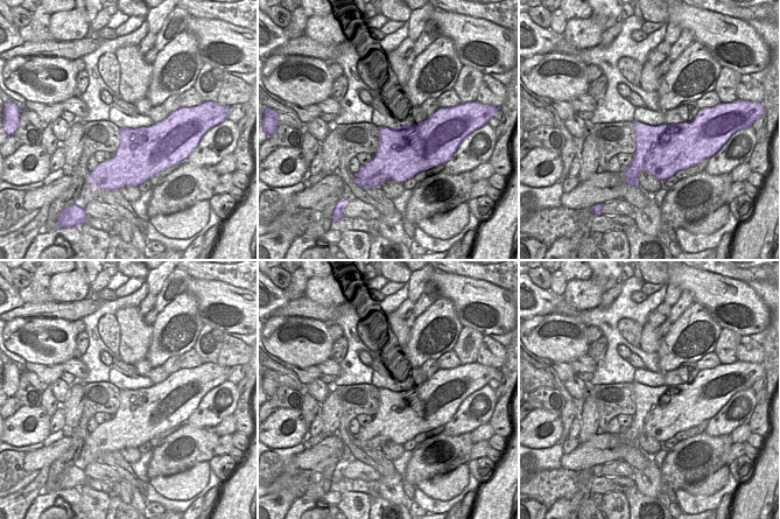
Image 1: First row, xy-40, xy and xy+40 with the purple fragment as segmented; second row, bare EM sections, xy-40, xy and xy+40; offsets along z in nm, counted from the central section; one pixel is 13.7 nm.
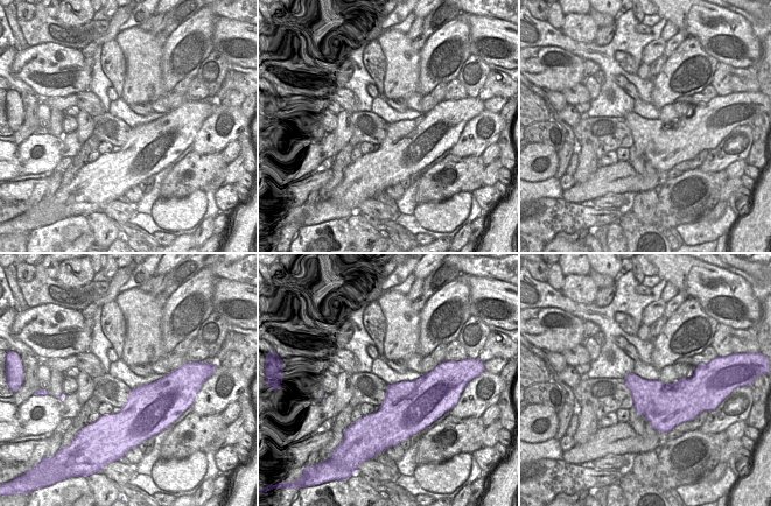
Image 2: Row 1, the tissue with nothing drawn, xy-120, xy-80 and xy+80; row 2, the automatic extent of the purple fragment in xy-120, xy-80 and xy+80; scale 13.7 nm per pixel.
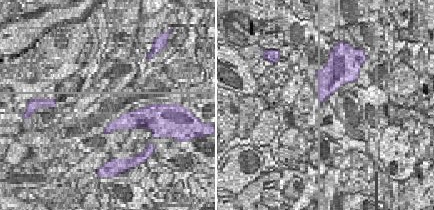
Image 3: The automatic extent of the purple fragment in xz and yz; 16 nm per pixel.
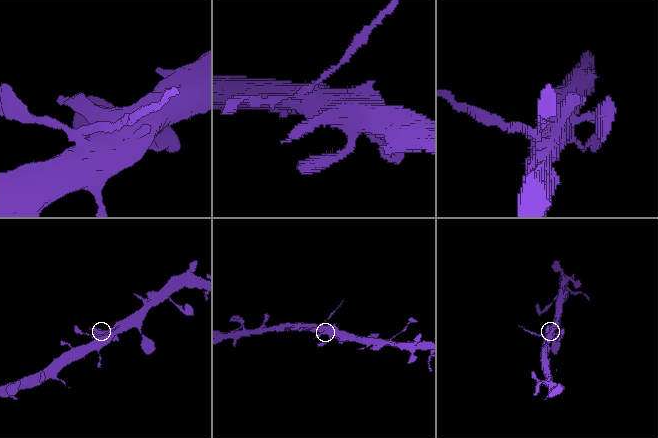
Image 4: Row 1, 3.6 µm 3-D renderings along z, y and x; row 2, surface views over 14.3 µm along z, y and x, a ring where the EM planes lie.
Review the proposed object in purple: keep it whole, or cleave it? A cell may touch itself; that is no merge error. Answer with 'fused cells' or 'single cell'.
fused cells

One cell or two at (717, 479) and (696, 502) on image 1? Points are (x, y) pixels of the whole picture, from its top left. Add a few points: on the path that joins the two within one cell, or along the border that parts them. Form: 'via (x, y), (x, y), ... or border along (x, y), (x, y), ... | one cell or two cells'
border along (728, 482), (710, 495), (690, 495), (682, 489) | two cells

